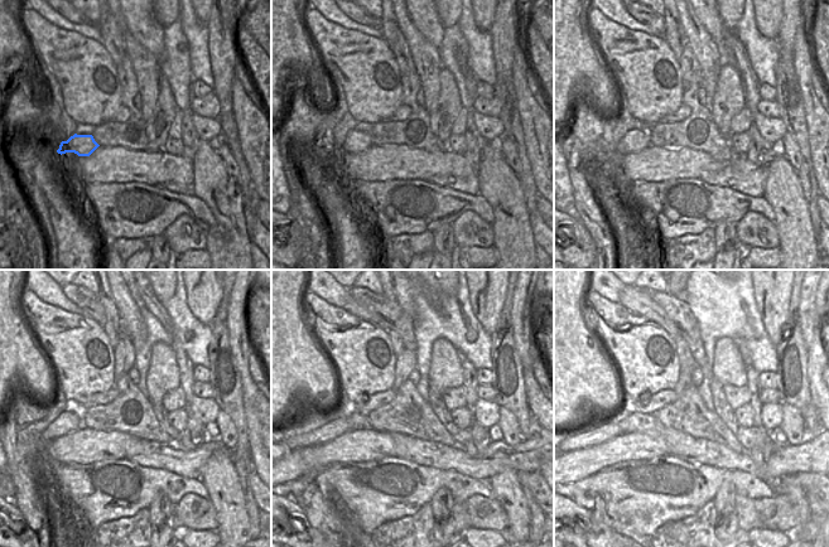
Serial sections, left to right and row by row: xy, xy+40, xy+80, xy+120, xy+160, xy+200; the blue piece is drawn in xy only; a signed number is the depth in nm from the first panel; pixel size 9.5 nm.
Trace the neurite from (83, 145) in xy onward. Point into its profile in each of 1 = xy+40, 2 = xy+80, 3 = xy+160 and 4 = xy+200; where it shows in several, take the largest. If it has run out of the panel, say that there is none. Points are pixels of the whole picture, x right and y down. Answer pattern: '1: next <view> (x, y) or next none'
1: next xy+40 (356, 141)
2: next xy+80 (636, 139)
3: next xy+160 (332, 430)
4: next xy+200 (606, 430)

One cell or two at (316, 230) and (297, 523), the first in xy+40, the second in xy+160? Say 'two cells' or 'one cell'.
two cells

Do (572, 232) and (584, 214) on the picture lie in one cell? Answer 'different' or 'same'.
different

